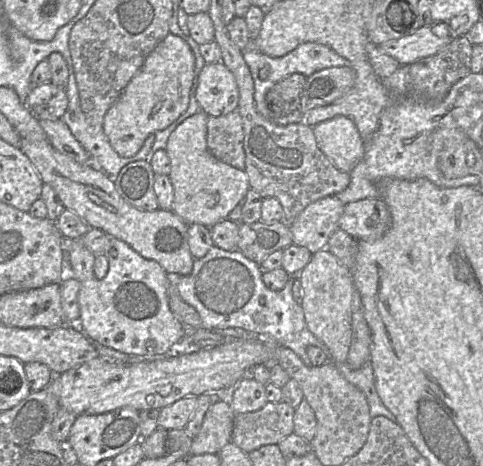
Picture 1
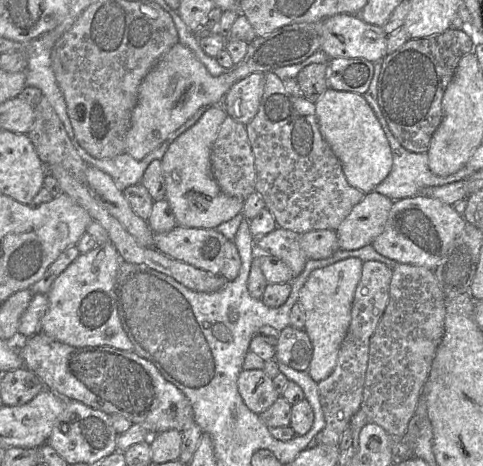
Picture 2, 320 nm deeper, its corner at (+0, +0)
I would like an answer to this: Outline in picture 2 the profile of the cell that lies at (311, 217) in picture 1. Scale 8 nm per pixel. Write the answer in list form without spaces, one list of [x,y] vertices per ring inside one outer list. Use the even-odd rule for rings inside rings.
[[[370,192],[356,204],[335,230],[341,250],[356,250],[371,245],[384,229],[394,201]]]

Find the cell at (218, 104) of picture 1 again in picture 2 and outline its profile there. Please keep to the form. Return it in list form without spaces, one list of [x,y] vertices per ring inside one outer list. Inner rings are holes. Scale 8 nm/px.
[[[255,72],[231,86],[223,98],[225,112],[236,122],[248,124],[257,114],[265,85],[265,73]]]

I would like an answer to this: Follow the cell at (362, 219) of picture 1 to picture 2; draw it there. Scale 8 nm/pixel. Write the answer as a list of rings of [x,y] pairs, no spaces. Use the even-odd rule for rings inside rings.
[[[418,193],[394,201],[383,232],[374,239],[371,246],[382,256],[397,263],[434,270],[466,224],[464,217],[452,205],[425,193]]]

